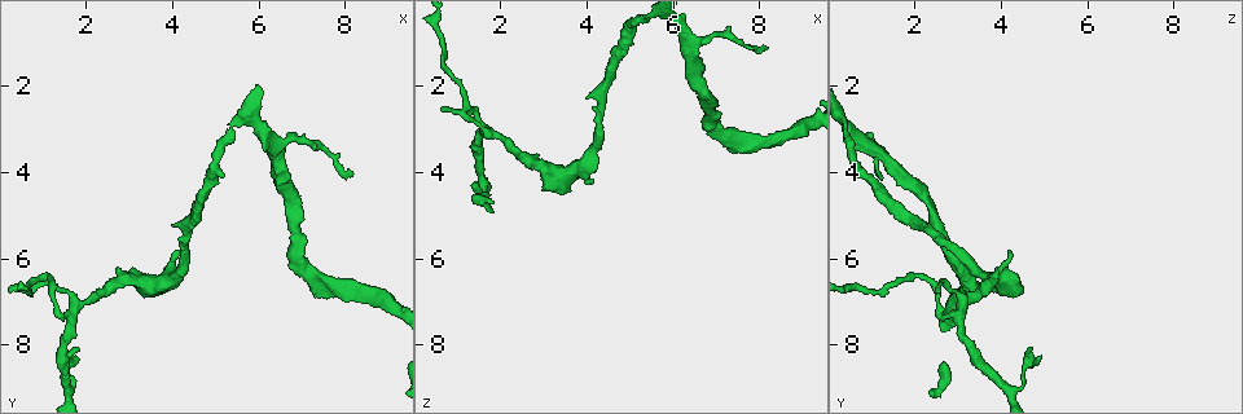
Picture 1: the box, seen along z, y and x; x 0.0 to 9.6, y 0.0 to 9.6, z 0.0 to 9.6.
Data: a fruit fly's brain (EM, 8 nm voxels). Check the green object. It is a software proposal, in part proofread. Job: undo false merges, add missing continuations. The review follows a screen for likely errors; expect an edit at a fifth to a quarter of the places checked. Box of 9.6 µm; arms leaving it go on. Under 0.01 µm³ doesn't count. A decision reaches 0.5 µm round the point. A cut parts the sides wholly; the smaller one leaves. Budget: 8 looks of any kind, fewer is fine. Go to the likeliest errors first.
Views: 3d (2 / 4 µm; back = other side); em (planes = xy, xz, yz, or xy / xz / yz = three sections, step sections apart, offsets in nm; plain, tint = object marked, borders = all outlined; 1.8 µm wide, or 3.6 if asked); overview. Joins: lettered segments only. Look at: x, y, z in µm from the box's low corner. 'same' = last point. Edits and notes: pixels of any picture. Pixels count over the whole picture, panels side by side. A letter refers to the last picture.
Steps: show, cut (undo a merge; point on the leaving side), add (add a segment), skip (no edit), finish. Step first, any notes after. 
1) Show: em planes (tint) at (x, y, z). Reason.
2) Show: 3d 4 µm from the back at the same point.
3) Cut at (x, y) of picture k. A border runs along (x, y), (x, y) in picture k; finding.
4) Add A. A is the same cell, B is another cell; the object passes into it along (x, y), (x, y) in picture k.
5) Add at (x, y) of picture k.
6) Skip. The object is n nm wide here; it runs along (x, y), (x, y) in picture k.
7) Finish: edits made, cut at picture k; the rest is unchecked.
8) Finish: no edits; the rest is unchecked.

Show: em 3.6 µm planes (borders) at (7.20, 3.25, 0.85). A narrow waist.

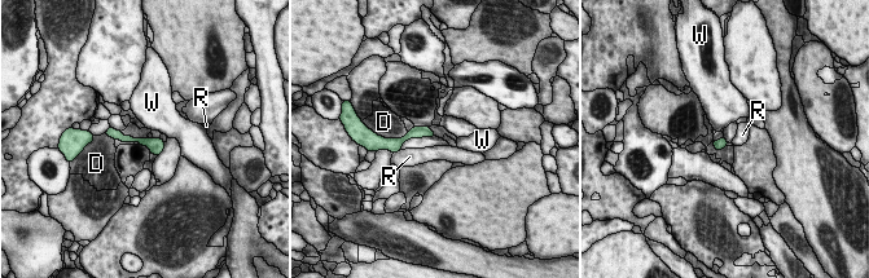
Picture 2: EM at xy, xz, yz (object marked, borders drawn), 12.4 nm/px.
Skip. The object is 130 nm wide here; D, R and W are other cells; a border runs along (400, 149), (394, 153) in picture 2; all the same neuron.

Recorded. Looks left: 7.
Show: em planes (tint) at (1.85, 7.00, 3.15). Branch point.

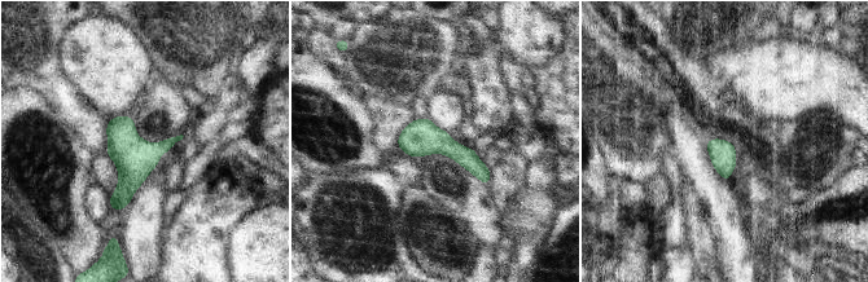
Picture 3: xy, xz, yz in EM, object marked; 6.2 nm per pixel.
Show: em planes (borders) at the same point.

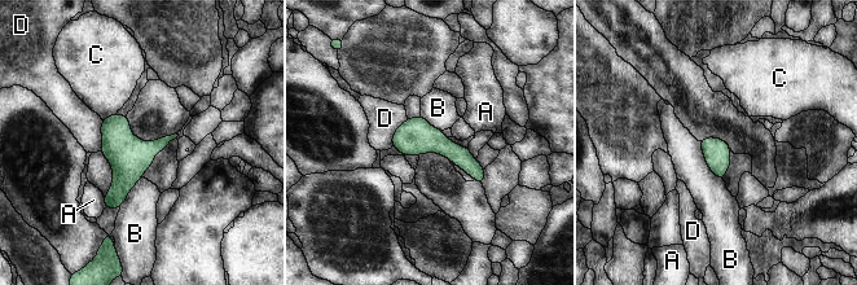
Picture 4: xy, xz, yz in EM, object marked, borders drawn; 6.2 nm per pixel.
Skip. A, B, C and D are other cells; one neuron here.

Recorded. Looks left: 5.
Show: em planes (borders) at (4.10, 5.80, 4.15). An open end.

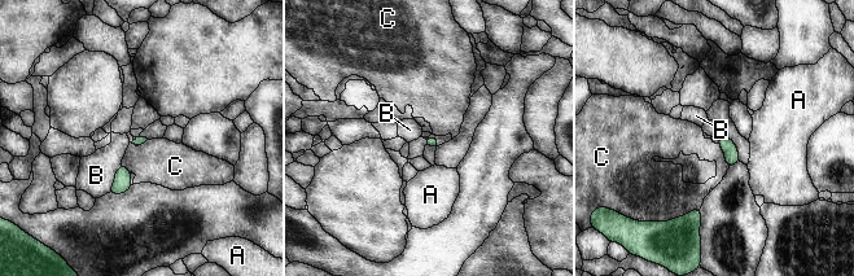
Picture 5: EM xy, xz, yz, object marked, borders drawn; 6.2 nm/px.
Skip. A, B and C are other cells; a border runs along (718, 144), (728, 167) in picture 5; none of them fits.

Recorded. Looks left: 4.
Show: 3d 4 µm at (1.60, 9.10, 4.15). Calibre changes.

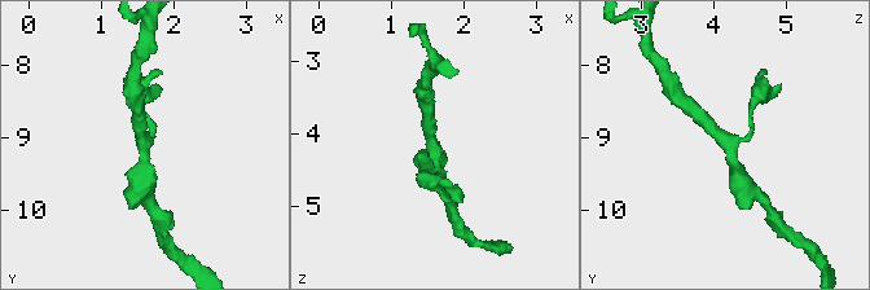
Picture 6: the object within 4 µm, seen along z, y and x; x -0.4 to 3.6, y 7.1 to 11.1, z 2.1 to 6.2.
Show: em xz step 4 (tint) at (1.65, 9.05, 4.20). Shape alone is not enough.

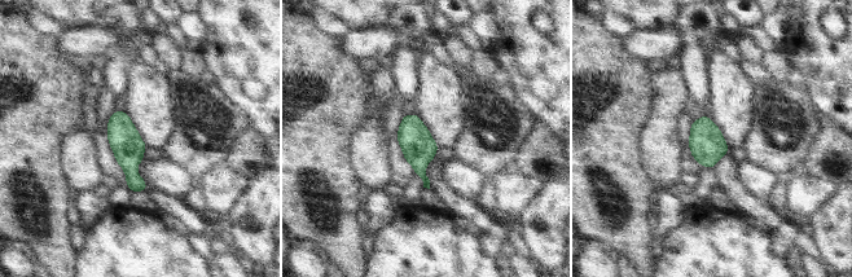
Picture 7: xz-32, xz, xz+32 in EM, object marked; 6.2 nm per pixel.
Show: em planes (borders) at the same point. Another direction.

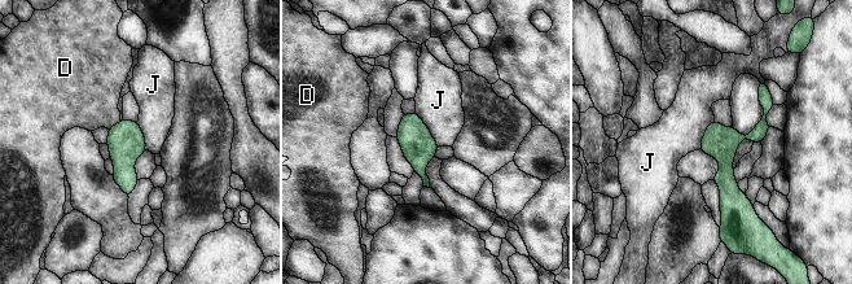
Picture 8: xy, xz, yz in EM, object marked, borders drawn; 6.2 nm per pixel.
Skip. The object is 200 nm wide here; D and J are other cells; one neuron here.

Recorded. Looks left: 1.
Finish: no edits; the rest is unchecked.

